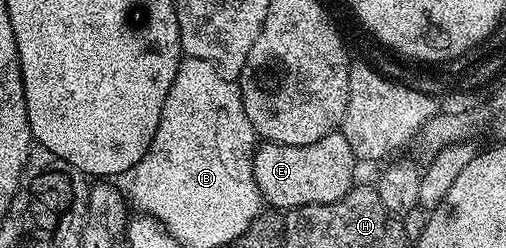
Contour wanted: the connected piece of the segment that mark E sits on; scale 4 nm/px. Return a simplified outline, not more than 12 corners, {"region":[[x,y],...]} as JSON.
{"region":[[341,132],[263,142],[253,176],[268,207],[333,204],[356,185]]}

